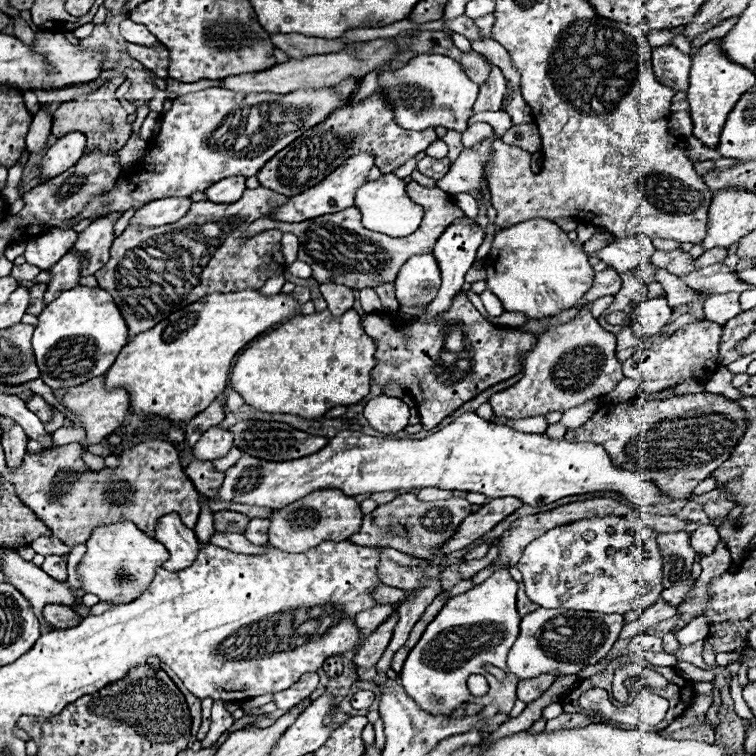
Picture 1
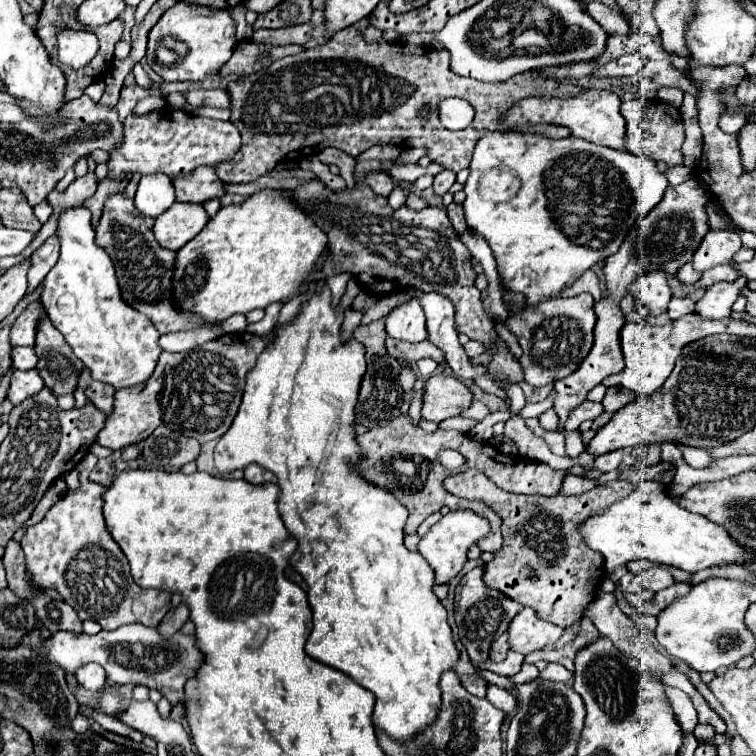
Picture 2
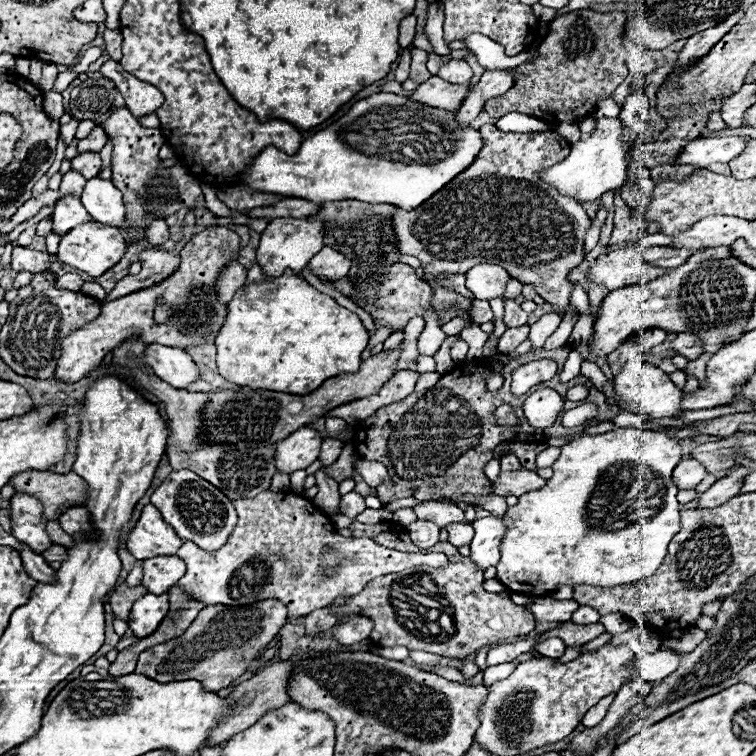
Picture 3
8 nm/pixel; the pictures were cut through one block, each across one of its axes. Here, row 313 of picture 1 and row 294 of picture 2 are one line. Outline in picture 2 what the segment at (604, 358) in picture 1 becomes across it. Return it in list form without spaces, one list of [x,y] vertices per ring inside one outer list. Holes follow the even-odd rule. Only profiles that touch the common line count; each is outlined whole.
[[[578,294],[574,298],[552,298],[532,308],[526,308],[514,318],[508,318],[506,326],[518,336],[524,352],[520,358],[520,364],[524,368],[524,380],[538,388],[576,372],[592,348],[594,324],[596,314],[590,294]]]

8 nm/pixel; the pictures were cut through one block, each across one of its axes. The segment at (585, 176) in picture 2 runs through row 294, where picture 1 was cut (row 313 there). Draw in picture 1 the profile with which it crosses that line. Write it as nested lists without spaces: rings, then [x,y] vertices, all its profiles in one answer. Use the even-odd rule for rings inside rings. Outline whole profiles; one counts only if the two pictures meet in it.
[[[540,218],[496,232],[492,250],[486,256],[484,266],[488,270],[486,288],[500,298],[504,310],[522,312],[534,320],[550,318],[550,316],[556,316],[556,314],[572,308],[588,292],[588,288],[592,286],[592,278],[594,278],[594,270],[588,264],[588,256],[586,256],[584,248],[570,242],[566,232],[562,232],[554,222],[540,220]]]

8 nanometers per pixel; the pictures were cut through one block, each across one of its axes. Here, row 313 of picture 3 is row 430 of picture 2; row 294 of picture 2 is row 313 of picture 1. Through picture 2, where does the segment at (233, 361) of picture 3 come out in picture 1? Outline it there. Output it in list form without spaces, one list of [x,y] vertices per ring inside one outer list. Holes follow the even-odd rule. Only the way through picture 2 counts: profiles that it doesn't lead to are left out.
[[[328,310],[314,312],[308,316],[294,316],[292,320],[280,324],[276,330],[264,334],[260,340],[252,342],[246,348],[232,368],[230,384],[246,404],[254,406],[260,412],[270,414],[292,414],[300,418],[322,418],[334,406],[352,406],[358,404],[370,392],[370,370],[376,366],[376,344],[366,336],[360,316],[354,310],[344,312],[342,316],[332,316]]]

